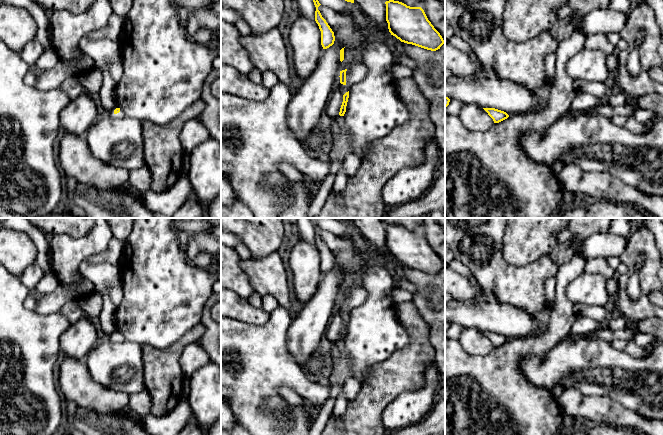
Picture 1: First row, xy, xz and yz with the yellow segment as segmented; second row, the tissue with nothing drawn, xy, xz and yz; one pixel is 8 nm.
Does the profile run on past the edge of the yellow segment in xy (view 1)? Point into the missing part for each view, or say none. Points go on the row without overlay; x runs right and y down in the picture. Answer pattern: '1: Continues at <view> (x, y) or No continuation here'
1: Continues at xy (121, 338)

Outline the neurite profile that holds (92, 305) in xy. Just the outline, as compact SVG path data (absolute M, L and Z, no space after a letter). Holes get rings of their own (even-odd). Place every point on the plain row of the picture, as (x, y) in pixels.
M94 291L88 296L80 298L78 301L85 316L91 320L99 317L103 308L103 298L98 292Z

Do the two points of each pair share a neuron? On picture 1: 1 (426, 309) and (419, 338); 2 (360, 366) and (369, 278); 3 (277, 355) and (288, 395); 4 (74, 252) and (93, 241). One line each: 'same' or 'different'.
1: different
2: same
3: different
4: same

